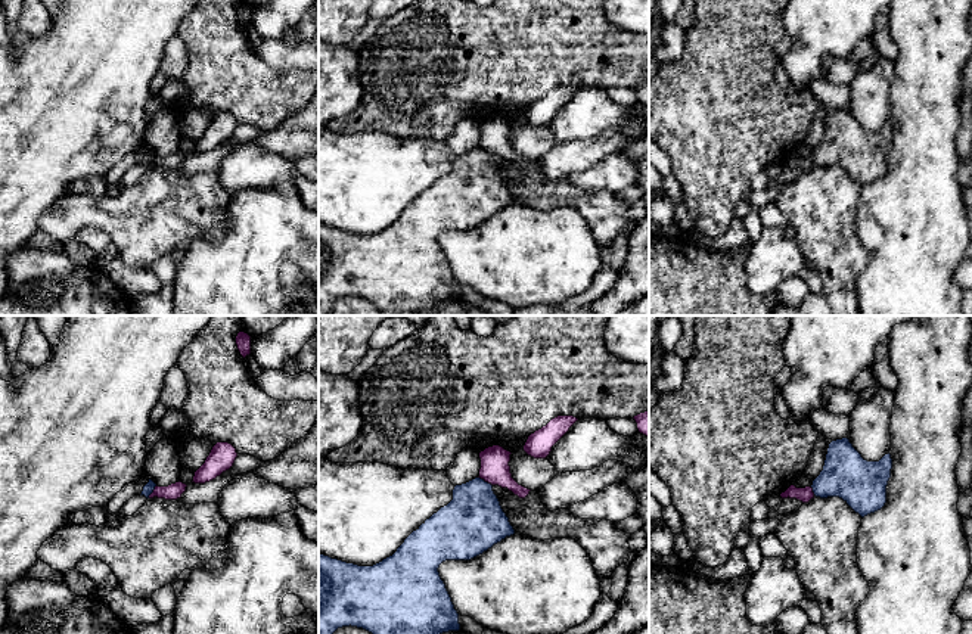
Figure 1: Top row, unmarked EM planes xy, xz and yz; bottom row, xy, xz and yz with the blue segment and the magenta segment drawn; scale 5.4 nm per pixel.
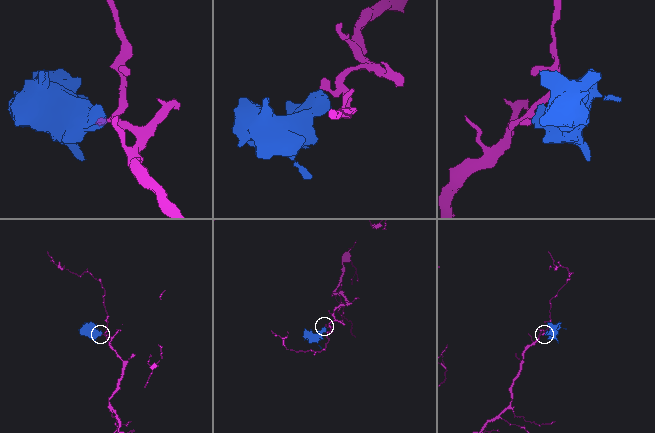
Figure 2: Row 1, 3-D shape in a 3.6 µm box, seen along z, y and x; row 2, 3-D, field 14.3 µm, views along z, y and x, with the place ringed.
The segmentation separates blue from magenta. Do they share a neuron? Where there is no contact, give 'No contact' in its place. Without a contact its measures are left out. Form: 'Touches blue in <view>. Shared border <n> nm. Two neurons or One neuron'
Touches blue in xz. Shared border 90 nm. Two neurons

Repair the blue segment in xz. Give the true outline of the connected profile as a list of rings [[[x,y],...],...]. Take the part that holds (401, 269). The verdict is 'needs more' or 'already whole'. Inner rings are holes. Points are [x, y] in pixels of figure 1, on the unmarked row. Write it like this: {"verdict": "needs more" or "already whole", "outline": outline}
{"verdict": "already whole", "outline": [[[475,147],[466,153],[456,155],[453,159],[453,170],[447,175],[441,177],[437,183],[434,183],[429,189],[426,189],[416,201],[413,201],[392,226],[383,229],[382,231],[373,236],[358,236],[319,223],[319,316],[333,316],[333,302],[338,298],[350,296],[350,295],[363,298],[372,302],[379,310],[397,313],[397,314],[423,314],[438,307],[442,302],[459,301],[460,299],[459,283],[454,279],[454,274],[445,258],[445,254],[440,246],[438,242],[440,234],[445,230],[471,230],[513,203],[515,199],[510,195],[509,187],[503,181],[500,171],[493,161],[493,155],[481,147]]]}

